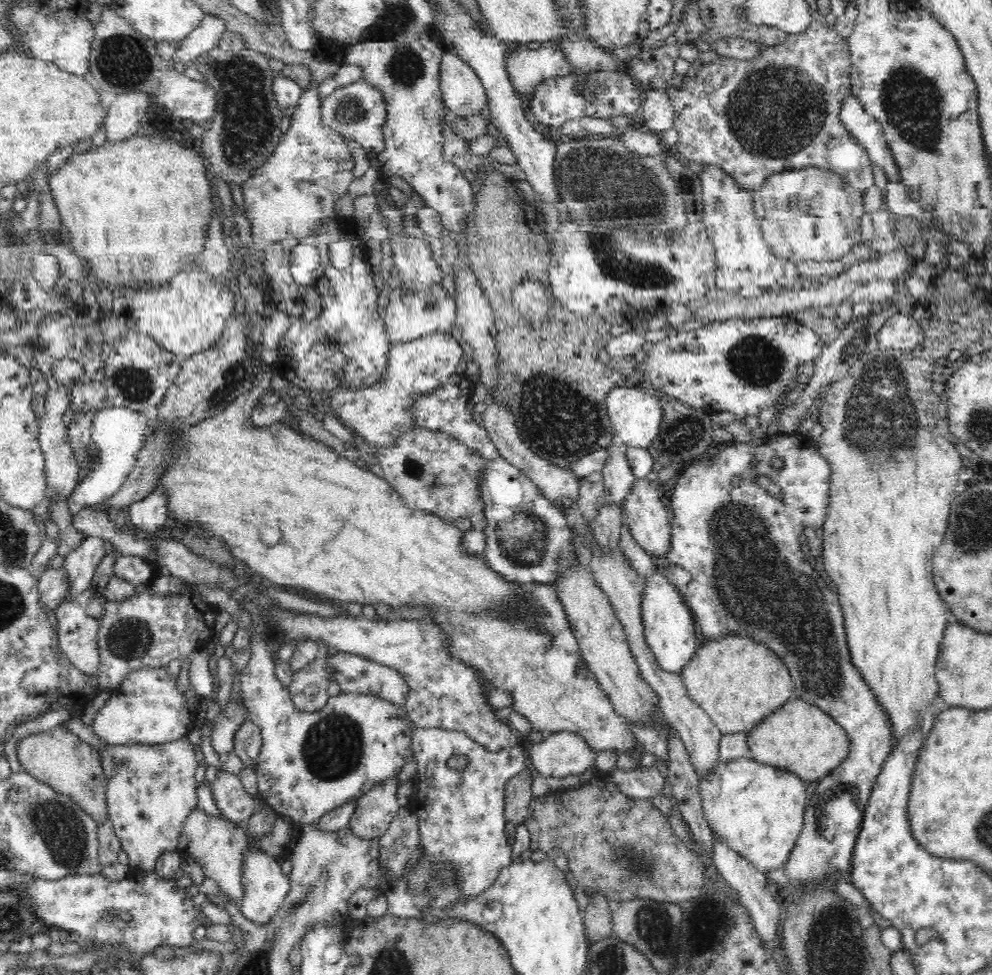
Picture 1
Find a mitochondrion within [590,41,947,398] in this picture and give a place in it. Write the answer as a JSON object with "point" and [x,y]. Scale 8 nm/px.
{"point":[910,102]}

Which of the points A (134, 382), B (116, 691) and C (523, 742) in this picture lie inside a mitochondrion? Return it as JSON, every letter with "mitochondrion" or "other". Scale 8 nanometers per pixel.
{"A":"mitochondrion","B":"other","C":"other"}

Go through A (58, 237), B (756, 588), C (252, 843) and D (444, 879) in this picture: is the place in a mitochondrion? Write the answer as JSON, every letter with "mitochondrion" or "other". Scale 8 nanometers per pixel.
{"A":"other","B":"mitochondrion","C":"other","D":"mitochondrion"}

